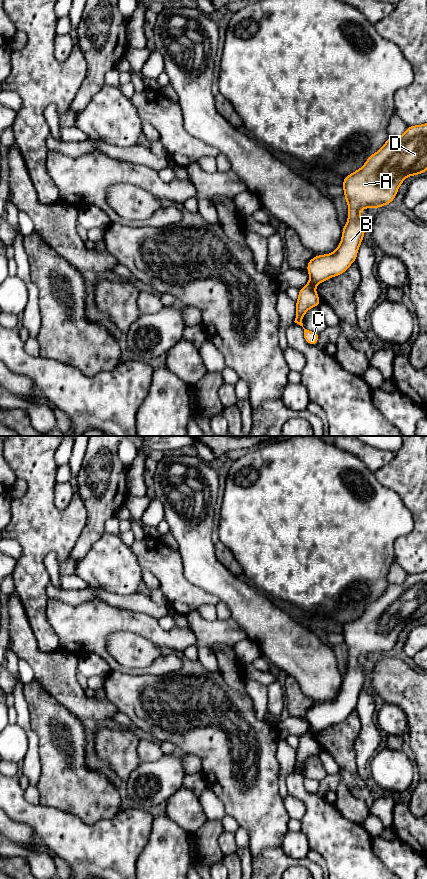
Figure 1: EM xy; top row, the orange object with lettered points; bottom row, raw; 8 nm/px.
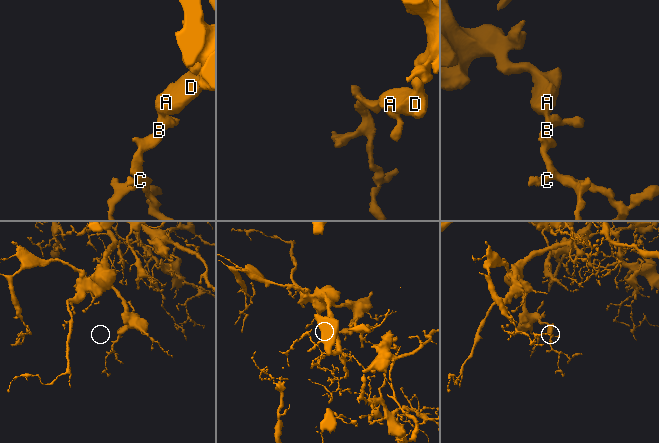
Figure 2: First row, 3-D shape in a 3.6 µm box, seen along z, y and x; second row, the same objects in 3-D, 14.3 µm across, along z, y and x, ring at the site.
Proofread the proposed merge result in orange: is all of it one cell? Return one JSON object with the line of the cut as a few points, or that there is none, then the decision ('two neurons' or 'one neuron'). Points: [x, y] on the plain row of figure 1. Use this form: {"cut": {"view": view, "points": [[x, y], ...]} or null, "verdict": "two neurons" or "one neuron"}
{"cut": null, "verdict": "one neuron"}

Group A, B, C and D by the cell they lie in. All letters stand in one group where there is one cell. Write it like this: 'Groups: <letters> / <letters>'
Groups: A B C D

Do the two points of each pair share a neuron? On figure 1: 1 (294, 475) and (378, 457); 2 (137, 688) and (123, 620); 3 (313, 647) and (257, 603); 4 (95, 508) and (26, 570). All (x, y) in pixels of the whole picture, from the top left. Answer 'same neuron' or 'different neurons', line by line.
1: different neurons
2: different neurons
3: same neuron
4: different neurons

